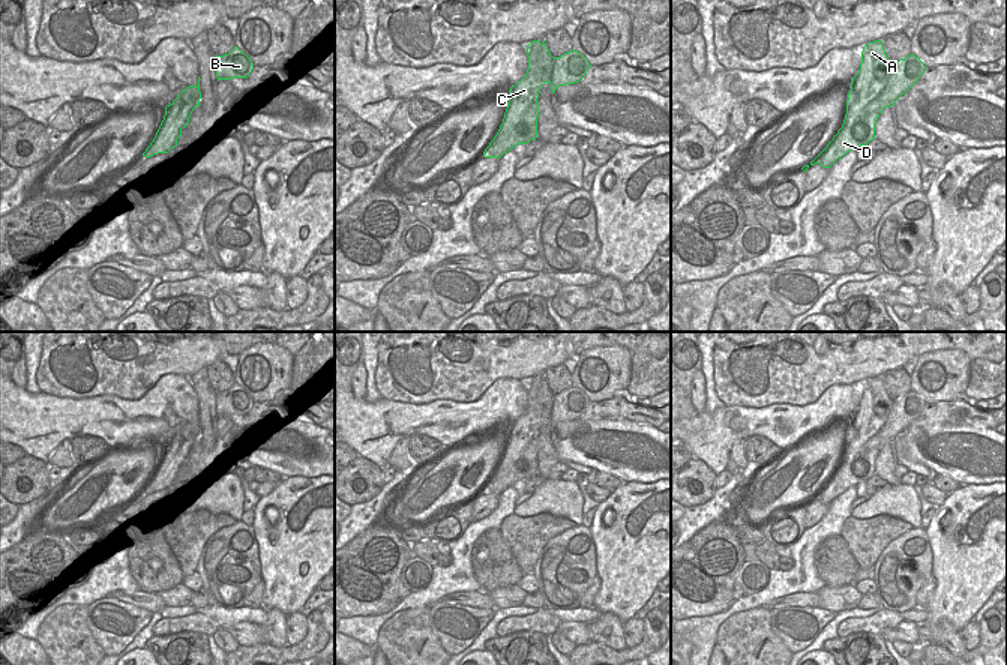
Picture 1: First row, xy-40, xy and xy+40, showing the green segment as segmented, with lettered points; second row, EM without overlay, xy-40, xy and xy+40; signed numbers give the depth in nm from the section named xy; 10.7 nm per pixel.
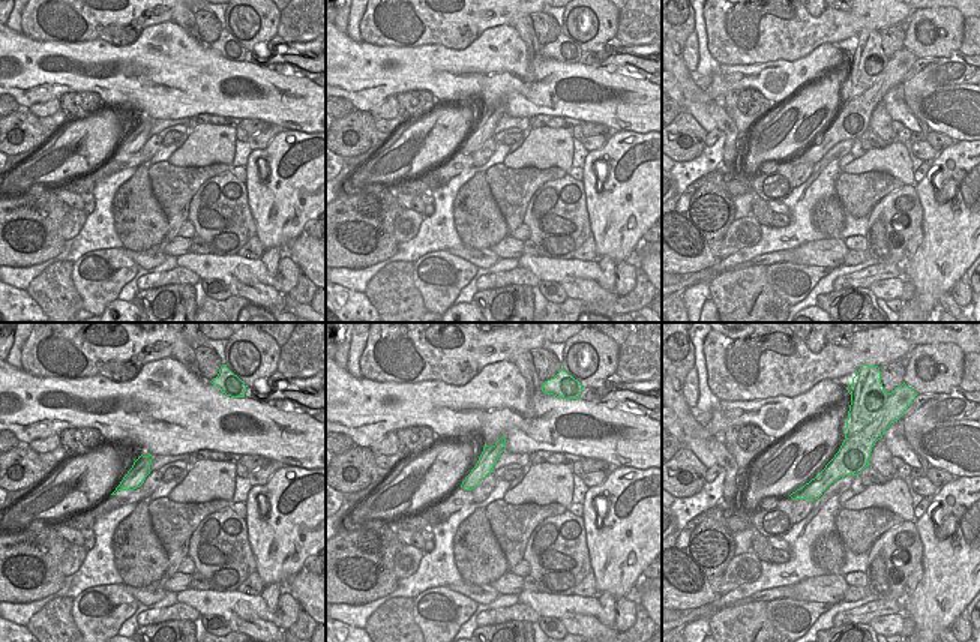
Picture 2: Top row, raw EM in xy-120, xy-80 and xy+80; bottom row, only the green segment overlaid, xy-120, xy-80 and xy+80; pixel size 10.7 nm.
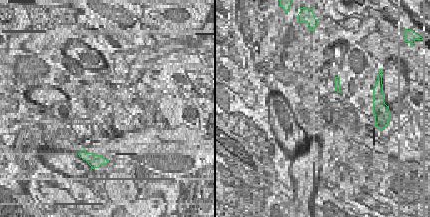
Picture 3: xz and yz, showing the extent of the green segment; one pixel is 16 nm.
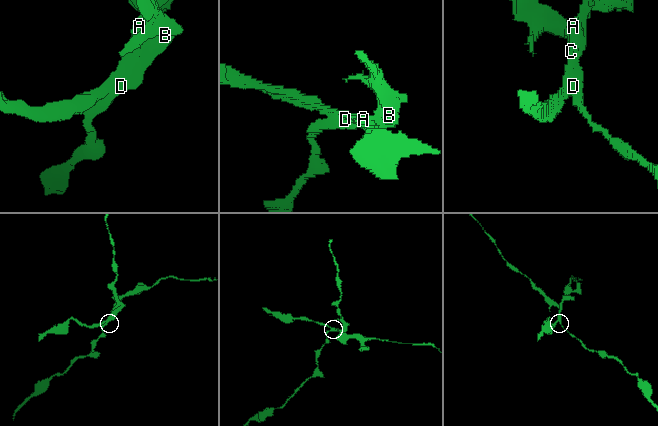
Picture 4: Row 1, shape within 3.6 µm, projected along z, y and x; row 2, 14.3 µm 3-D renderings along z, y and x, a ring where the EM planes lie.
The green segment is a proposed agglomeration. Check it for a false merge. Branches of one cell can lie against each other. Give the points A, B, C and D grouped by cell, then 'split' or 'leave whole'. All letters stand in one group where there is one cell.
A C / B D | split

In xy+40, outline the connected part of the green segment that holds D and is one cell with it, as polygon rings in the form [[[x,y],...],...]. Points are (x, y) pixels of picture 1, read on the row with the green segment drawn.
[[[914,54],[896,62],[885,90],[861,111],[854,123],[849,123],[845,129],[840,128],[827,147],[801,170],[806,173],[807,168],[815,164],[830,168],[848,152],[872,141],[881,111],[887,107],[893,107],[896,101],[917,83],[924,69],[924,63]]]

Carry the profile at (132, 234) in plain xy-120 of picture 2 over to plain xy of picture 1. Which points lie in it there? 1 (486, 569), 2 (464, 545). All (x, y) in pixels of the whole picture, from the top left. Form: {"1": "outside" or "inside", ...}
{"1": "inside", "2": "outside"}

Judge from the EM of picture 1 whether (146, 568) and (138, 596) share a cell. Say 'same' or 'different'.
different

